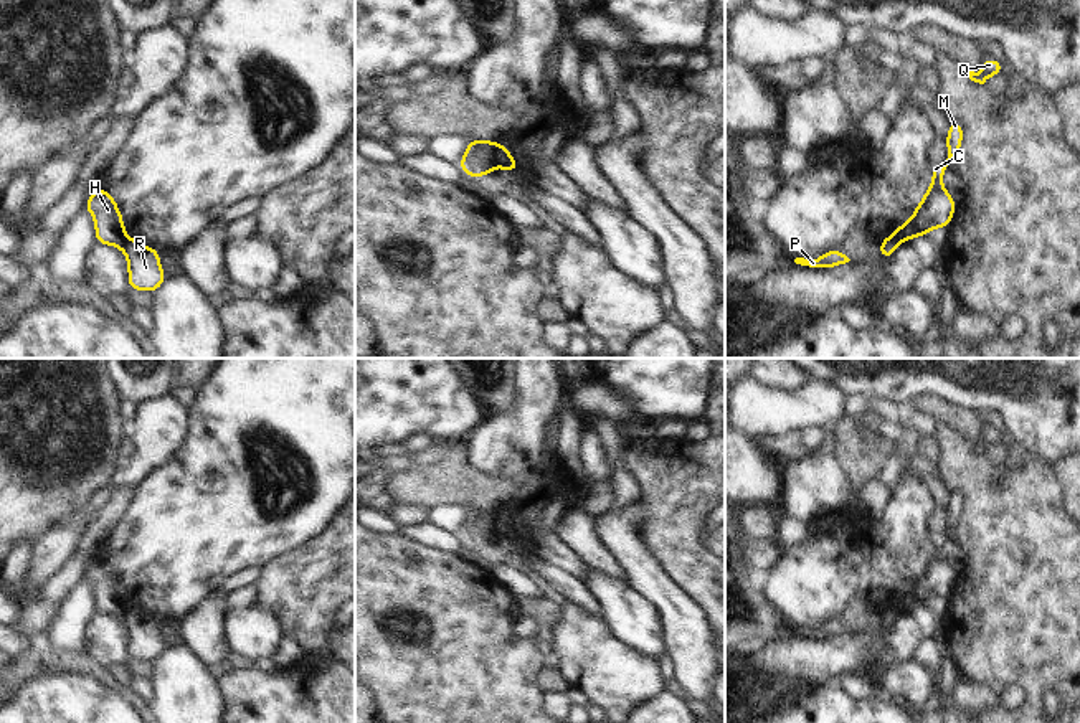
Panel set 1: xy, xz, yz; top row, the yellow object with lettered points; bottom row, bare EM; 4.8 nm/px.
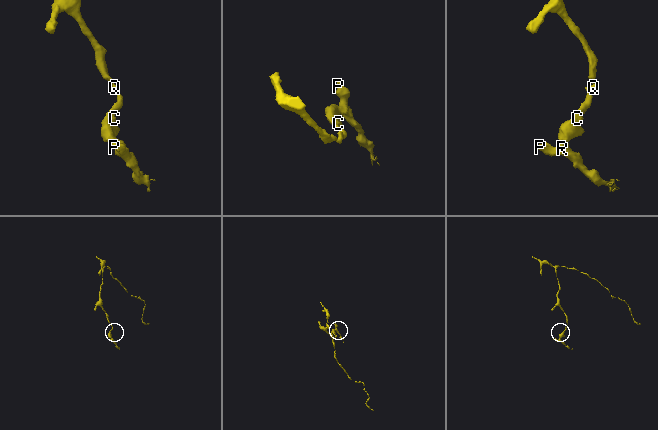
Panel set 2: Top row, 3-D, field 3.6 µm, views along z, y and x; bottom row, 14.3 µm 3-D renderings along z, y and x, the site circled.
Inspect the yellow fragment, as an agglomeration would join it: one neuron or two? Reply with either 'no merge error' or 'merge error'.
merge error

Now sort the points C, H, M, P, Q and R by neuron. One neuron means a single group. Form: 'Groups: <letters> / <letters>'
Groups: C H M Q / P R

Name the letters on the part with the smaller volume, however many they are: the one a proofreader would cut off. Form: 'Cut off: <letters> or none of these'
Cut off: P, R

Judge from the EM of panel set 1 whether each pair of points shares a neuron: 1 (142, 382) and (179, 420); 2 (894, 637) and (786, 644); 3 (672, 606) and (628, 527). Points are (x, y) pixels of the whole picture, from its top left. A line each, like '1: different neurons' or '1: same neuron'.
1: different neurons
2: same neuron
3: same neuron

